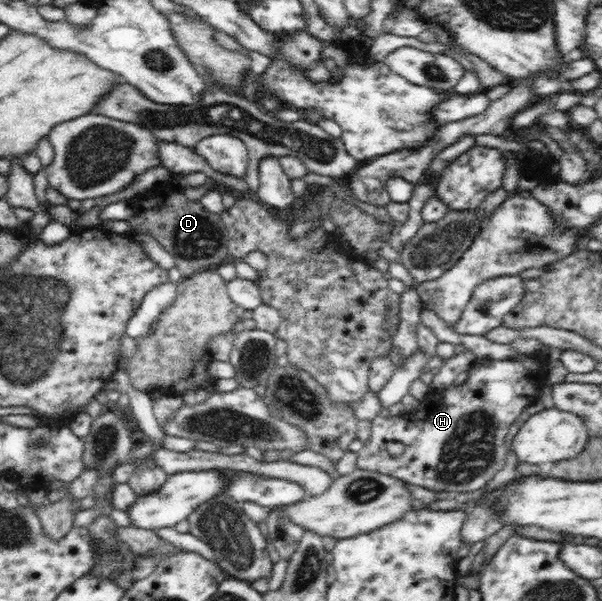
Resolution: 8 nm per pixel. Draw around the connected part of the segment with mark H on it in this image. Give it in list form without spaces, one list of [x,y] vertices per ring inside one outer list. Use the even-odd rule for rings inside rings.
[[[517,355],[510,359],[478,359],[471,366],[467,380],[462,385],[451,385],[445,392],[429,391],[429,394],[420,402],[420,406],[411,413],[405,413],[402,416],[389,416],[388,414],[381,413],[372,420],[370,439],[368,443],[360,444],[362,449],[357,453],[356,466],[359,469],[367,469],[370,471],[379,472],[384,475],[394,476],[399,480],[407,482],[409,485],[415,487],[423,487],[436,492],[450,492],[452,495],[463,492],[473,492],[473,490],[479,490],[483,486],[487,486],[487,483],[499,470],[503,468],[508,453],[508,448],[505,446],[505,439],[507,439],[507,432],[509,428],[512,428],[515,421],[521,416],[523,410],[533,404],[538,398],[540,398],[541,387],[546,384],[545,376],[548,373],[548,362],[545,357],[539,357],[538,355]],[[387,442],[401,442],[404,446],[403,454],[397,457],[391,457],[387,451]]]

